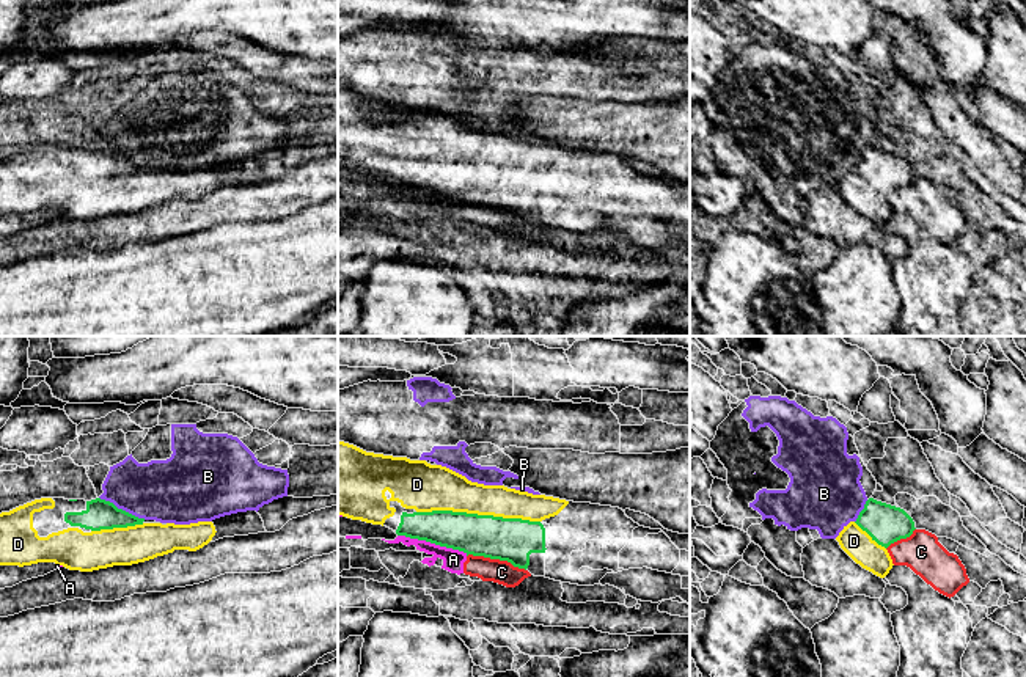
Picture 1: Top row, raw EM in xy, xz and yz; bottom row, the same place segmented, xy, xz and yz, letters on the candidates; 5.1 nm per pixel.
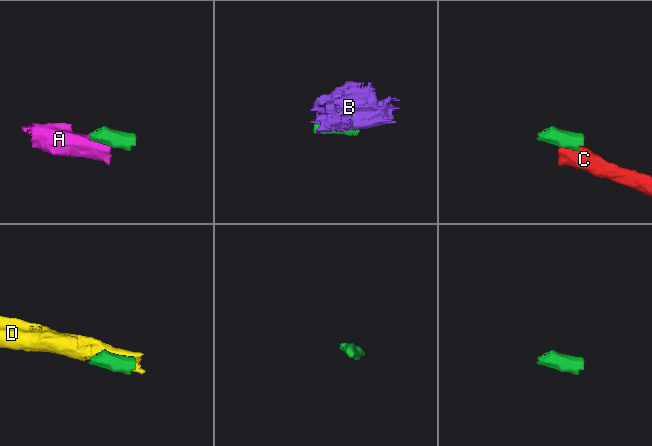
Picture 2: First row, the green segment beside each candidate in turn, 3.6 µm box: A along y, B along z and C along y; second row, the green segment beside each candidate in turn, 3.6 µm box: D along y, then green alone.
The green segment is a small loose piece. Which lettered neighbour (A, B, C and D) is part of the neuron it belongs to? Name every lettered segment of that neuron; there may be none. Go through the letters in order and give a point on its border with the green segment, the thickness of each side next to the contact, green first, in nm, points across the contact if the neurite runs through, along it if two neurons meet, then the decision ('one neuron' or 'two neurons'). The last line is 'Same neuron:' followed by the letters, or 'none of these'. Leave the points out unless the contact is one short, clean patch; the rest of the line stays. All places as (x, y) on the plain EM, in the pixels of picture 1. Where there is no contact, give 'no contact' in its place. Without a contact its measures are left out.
A: meets green in xz at (432, 190); 220 nm thick on the green side, 110 nm on the other; border along xz (398, 182), (458, 197), (467, 203); two neurons
B: meets green in xy at (121, 157); 150 nm thick on the green side, 320 nm on the other; border along xy (99, 145), (145, 167); two neurons
C: meets green in xz at (497, 206); 220 nm thick on the green side, 120 nm on the other; border along xz (467, 203), (506, 208), (525, 219); two neurons
D: meets green in xz at (476, 162); 220 nm thick on the green side, 240 nm on the other; one neuron
Same neuron: D

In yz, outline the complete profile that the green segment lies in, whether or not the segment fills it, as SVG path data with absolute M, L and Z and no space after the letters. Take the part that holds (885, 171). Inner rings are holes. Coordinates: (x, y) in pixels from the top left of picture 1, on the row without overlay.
M869 146L858 167L844 174L836 188L856 212L885 226L894 214L886 196L910 185L914 177L903 157Z

